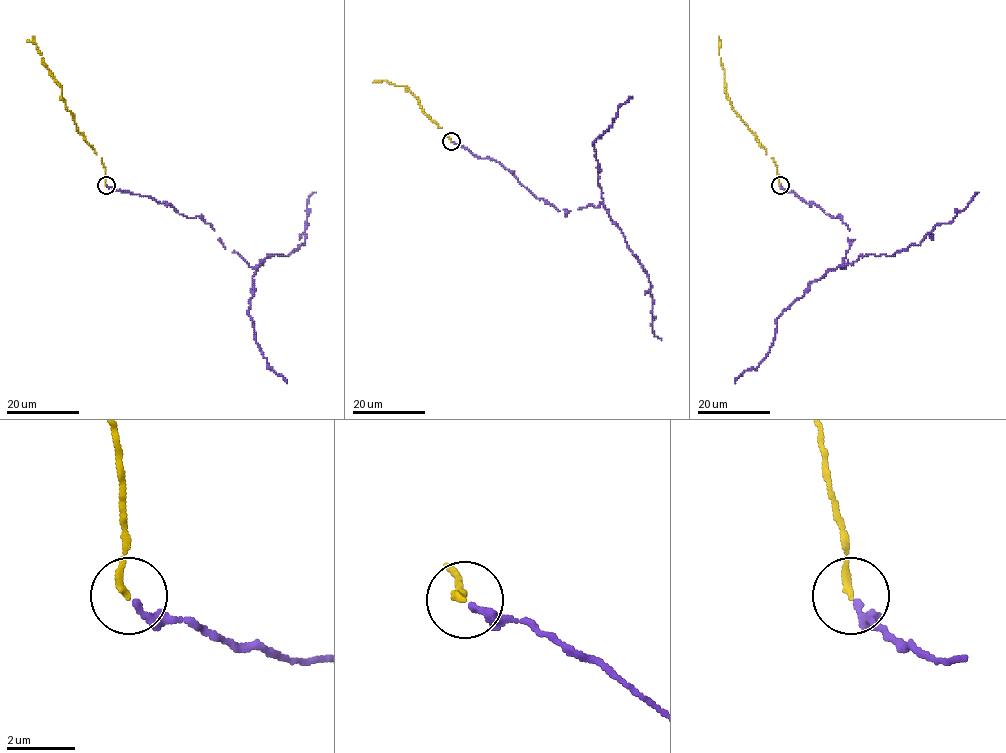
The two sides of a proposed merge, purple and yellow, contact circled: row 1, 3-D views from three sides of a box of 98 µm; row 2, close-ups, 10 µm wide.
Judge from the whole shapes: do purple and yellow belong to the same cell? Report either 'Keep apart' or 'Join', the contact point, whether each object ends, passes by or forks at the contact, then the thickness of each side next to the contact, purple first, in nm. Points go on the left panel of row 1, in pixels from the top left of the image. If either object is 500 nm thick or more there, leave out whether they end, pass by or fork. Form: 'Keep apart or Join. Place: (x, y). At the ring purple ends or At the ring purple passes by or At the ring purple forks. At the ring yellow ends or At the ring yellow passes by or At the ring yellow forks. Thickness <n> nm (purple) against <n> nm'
Join. Place: (106, 185). At the ring purple ends. At the ring yellow ends. Thickness 220 nm (purple) against 200 nm

